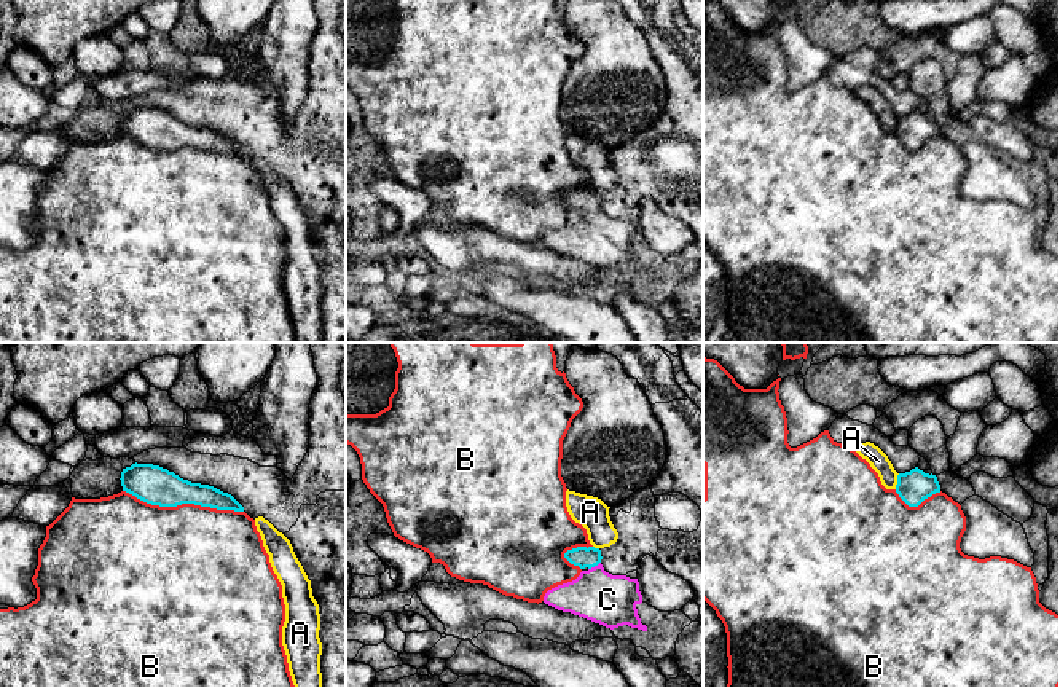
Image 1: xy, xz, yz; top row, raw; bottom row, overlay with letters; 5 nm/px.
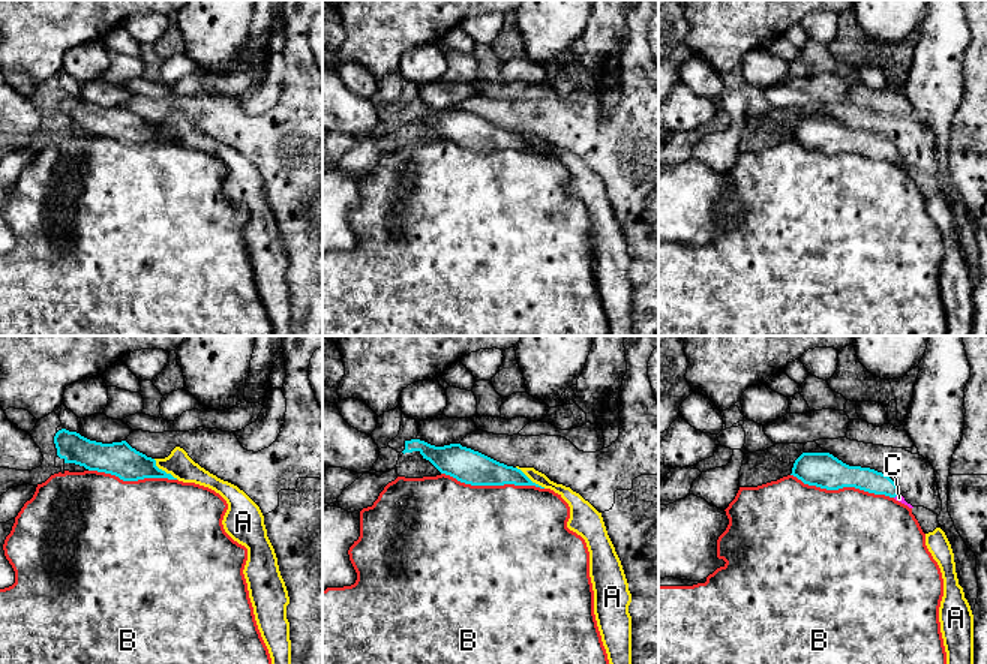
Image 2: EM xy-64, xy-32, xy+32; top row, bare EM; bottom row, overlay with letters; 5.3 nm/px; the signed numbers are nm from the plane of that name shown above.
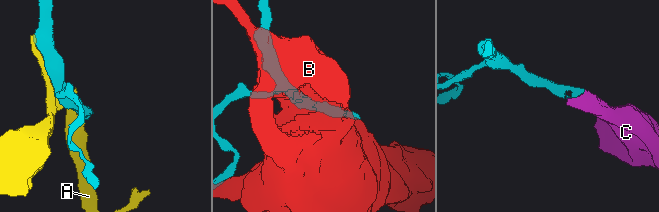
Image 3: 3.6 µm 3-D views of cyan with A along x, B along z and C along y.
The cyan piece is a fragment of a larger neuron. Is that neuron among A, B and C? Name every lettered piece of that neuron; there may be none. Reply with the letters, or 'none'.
C

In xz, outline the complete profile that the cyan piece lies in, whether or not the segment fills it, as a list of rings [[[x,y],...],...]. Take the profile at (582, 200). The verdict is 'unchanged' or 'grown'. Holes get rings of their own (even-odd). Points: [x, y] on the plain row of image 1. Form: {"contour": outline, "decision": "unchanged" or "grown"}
{"contour": [[[595,190],[567,193],[564,201],[582,215],[575,223],[548,233],[545,247],[610,273],[628,268],[647,274],[636,252],[642,245],[638,222],[606,215],[601,193]]], "decision": "grown"}

